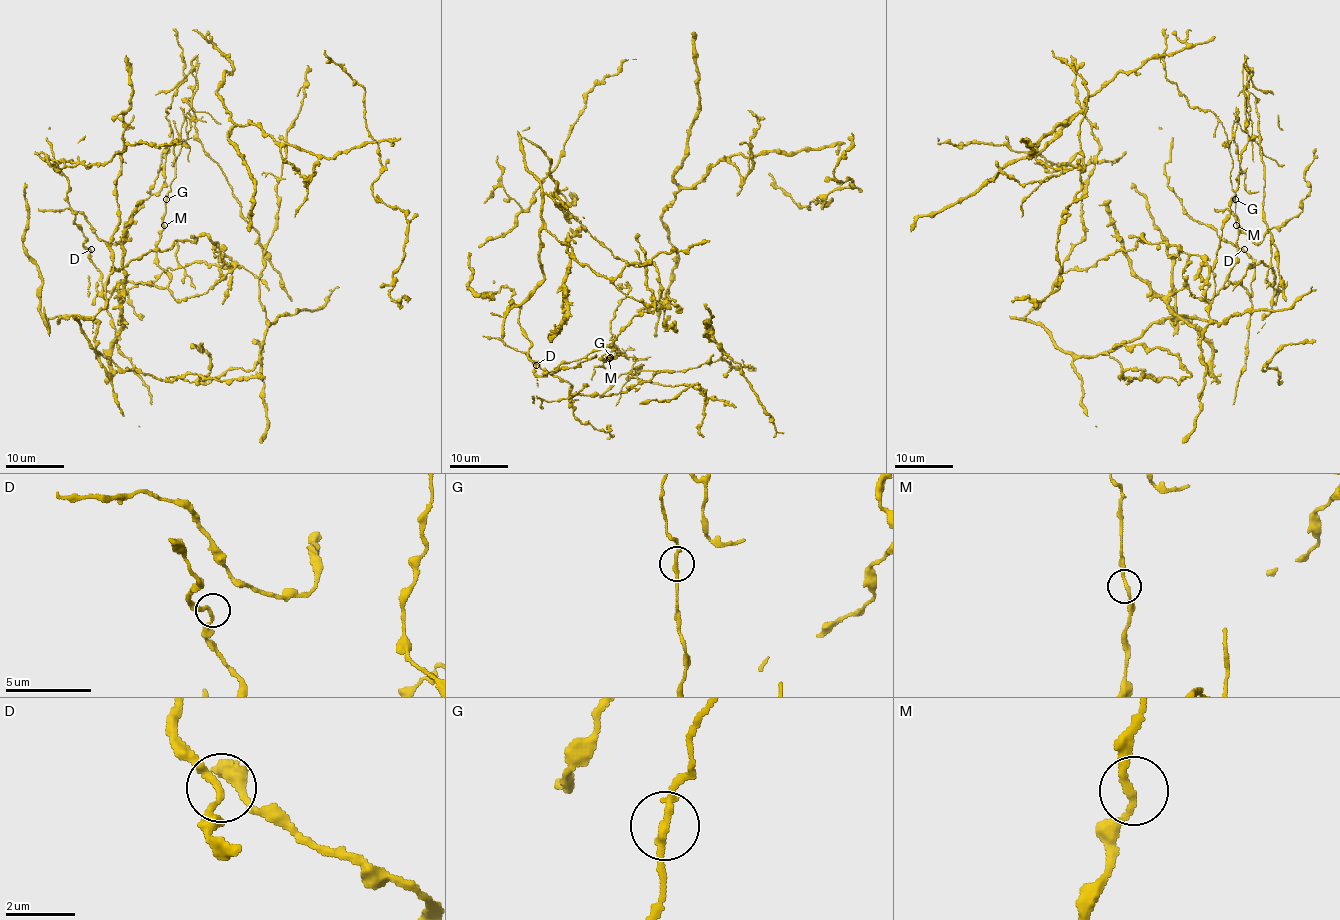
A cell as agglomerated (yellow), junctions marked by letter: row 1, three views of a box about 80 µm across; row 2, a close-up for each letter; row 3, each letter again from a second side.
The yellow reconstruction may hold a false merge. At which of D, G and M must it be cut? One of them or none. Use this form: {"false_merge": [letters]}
{"false_merge": ["G"]}

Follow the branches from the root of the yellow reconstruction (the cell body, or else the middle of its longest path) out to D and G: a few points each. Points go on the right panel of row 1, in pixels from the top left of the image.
D: (1238, 225), (1236, 263), (1225, 287), (1241, 281), (1249, 300), (1254, 262), (1244, 249)
G: (1238, 225), (1235, 199)

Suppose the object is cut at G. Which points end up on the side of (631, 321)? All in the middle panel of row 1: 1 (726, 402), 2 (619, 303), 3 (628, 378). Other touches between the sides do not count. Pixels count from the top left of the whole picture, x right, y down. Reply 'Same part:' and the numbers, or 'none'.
Same part: none

